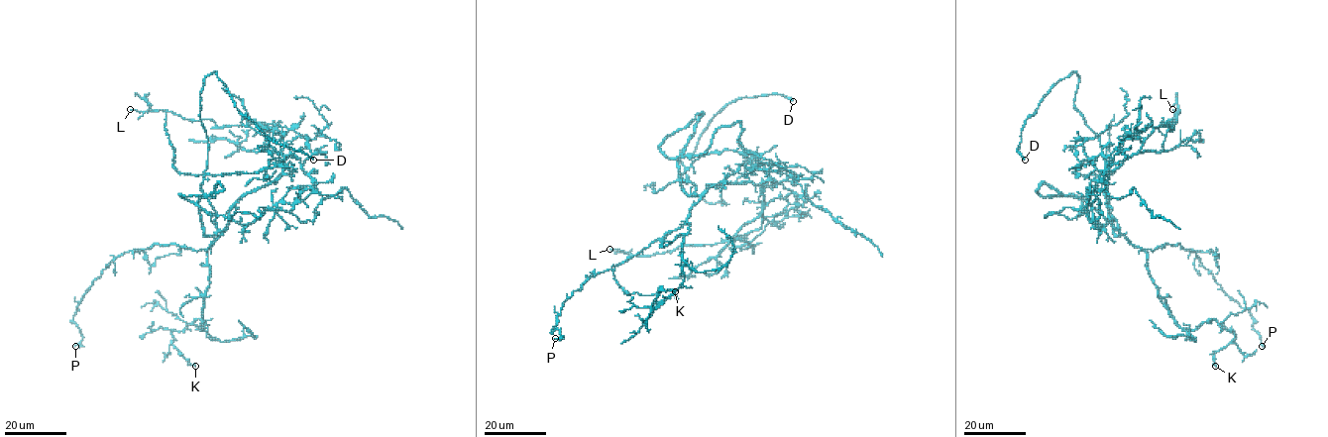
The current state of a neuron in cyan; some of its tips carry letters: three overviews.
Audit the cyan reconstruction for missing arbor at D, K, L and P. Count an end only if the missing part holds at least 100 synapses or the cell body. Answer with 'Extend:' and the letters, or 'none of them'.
Extend: D

